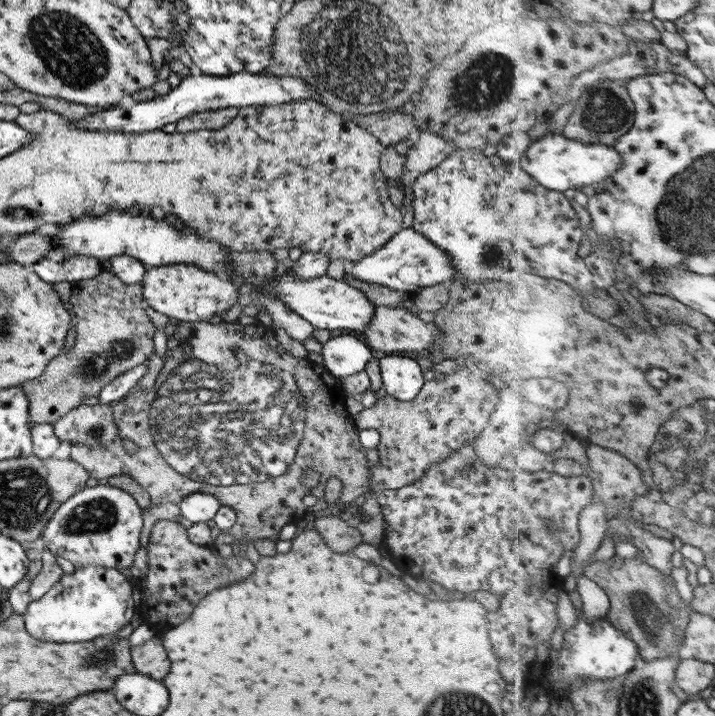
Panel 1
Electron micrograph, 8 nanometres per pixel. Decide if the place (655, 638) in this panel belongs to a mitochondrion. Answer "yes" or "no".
yes

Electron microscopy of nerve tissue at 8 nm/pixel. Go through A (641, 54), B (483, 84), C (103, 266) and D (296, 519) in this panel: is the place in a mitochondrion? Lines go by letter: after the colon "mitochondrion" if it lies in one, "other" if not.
A: other
B: mitochondrion
C: other
D: other

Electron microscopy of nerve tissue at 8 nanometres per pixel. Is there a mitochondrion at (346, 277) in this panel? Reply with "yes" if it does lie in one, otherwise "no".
no

